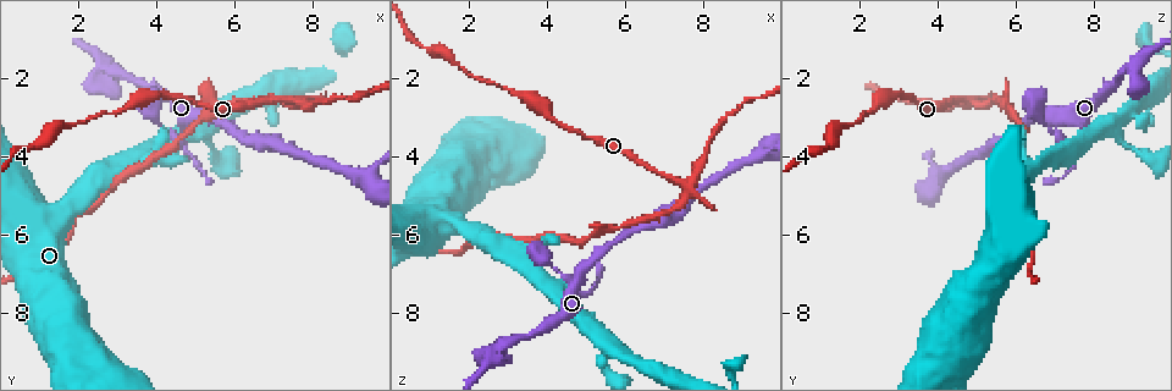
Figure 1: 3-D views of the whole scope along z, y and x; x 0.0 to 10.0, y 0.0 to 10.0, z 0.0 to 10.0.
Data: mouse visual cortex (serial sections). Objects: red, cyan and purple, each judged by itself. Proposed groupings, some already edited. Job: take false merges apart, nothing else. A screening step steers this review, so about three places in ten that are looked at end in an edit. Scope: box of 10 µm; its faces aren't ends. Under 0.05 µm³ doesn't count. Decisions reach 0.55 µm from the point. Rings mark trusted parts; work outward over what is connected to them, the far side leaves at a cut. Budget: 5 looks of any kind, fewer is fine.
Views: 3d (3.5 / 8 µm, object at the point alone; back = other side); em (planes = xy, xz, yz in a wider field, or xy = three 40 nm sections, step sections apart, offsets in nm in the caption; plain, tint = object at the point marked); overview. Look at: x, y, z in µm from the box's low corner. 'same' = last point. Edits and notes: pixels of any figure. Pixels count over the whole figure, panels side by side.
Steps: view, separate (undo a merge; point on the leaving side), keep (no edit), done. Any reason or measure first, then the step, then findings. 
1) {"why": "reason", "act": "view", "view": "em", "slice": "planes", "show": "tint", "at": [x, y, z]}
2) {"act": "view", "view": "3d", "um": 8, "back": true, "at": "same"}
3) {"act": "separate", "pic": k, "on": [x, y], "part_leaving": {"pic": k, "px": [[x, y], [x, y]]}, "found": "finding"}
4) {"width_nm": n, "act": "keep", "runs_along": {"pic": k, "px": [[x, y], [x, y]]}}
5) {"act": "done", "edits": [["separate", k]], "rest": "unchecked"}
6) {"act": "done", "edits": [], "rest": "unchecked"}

{"why": "abrupt turn", "act": "view", "view": "3d", "um": 3.5, "back": true, "at": [2.65, 1.80, 9.00]}

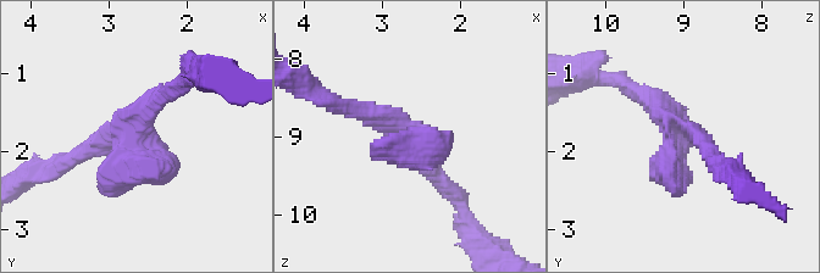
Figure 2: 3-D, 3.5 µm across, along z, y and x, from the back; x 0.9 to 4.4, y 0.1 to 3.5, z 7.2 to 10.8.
{"arms": 3, "arm_widths_nm": [250, 250, 400], "act": "view", "view": "em", "slice": "planes", "show": "tint", "at": [2.65, 1.75, 8.90]}

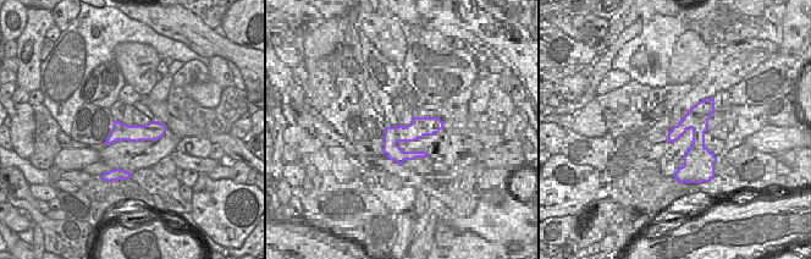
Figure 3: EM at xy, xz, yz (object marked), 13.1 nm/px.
{"act": "keep", "runs_along": {"pic": 2, "px": [[341, 106], [427, 134], [393, 150]]}, "found": "one cell here"}

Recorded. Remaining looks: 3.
{"why": "arms part here", "act": "view", "view": "3d", "um": 3.5, "at": [7.65, 2.60, 4.80]}

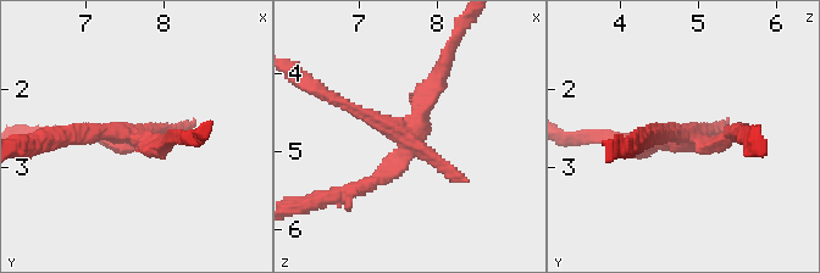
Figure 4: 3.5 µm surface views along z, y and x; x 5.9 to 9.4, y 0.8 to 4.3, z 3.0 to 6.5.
{"act": "view", "view": "em", "slice": "xy", "step": 1, "show": "tint", "at": [7.60, 2.55, 4.80]}

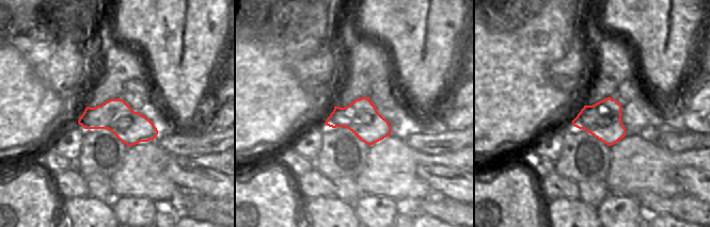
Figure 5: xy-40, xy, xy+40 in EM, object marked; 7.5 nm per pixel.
{"why": "cut it another way", "act": "view", "view": "em", "slice": "xy", "step": 3, "show": "tint", "at": "same"}

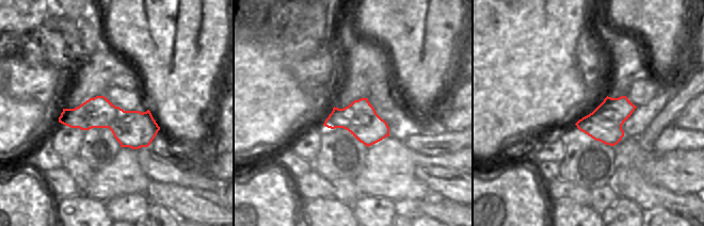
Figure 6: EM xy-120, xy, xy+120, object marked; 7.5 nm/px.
{"act": "keep", "found": "all the same cell"}

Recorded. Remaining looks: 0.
{"act": "done", "edits": [], "rest": "unchecked"}

